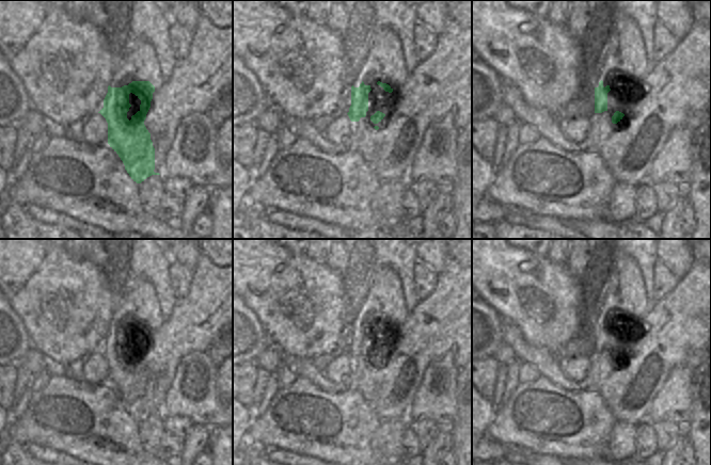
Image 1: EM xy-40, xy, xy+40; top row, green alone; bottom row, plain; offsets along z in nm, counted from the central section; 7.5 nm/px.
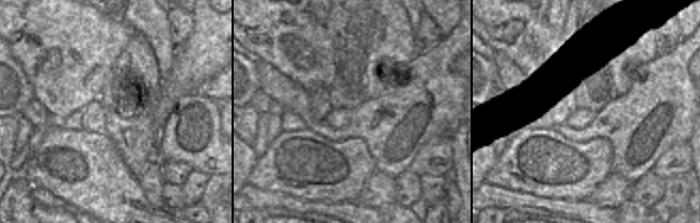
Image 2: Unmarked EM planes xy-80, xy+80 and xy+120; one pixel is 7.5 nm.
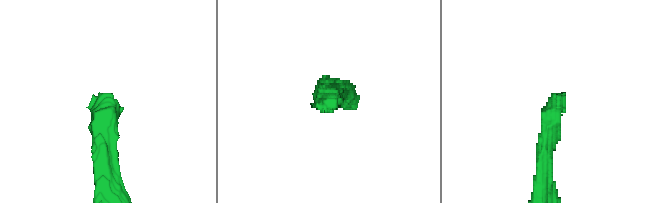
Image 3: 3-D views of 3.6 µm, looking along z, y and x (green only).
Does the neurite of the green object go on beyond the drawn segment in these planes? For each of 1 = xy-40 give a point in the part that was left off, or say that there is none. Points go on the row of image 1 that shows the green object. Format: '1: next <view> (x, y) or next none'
1: next xy-40 (139, 63)

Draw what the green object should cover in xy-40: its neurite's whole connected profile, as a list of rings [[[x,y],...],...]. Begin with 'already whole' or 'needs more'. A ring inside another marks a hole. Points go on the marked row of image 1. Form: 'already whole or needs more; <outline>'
needs more; [[[131,35],[129,48],[122,55],[116,55],[116,69],[108,86],[104,108],[98,113],[108,123],[108,144],[118,155],[125,170],[137,183],[152,175],[160,175],[154,172],[155,148],[144,121],[151,108],[153,93],[161,87],[163,81],[153,45]]]

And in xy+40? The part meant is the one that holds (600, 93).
needs more; [[[614,10],[614,31],[610,48],[595,84],[595,113],[614,111],[612,123],[620,122],[625,114],[618,110],[627,101],[625,93],[631,82],[630,78],[641,81],[651,65],[635,21]]]

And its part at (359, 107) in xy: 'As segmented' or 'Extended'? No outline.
Extended

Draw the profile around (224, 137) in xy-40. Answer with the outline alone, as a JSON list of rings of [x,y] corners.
[[[233,115],[219,126],[217,153],[224,164],[233,162]]]

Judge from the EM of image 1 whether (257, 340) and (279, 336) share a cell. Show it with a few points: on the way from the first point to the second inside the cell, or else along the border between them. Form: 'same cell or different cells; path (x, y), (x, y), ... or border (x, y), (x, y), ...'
different cells; border (256, 317), (272, 345)

